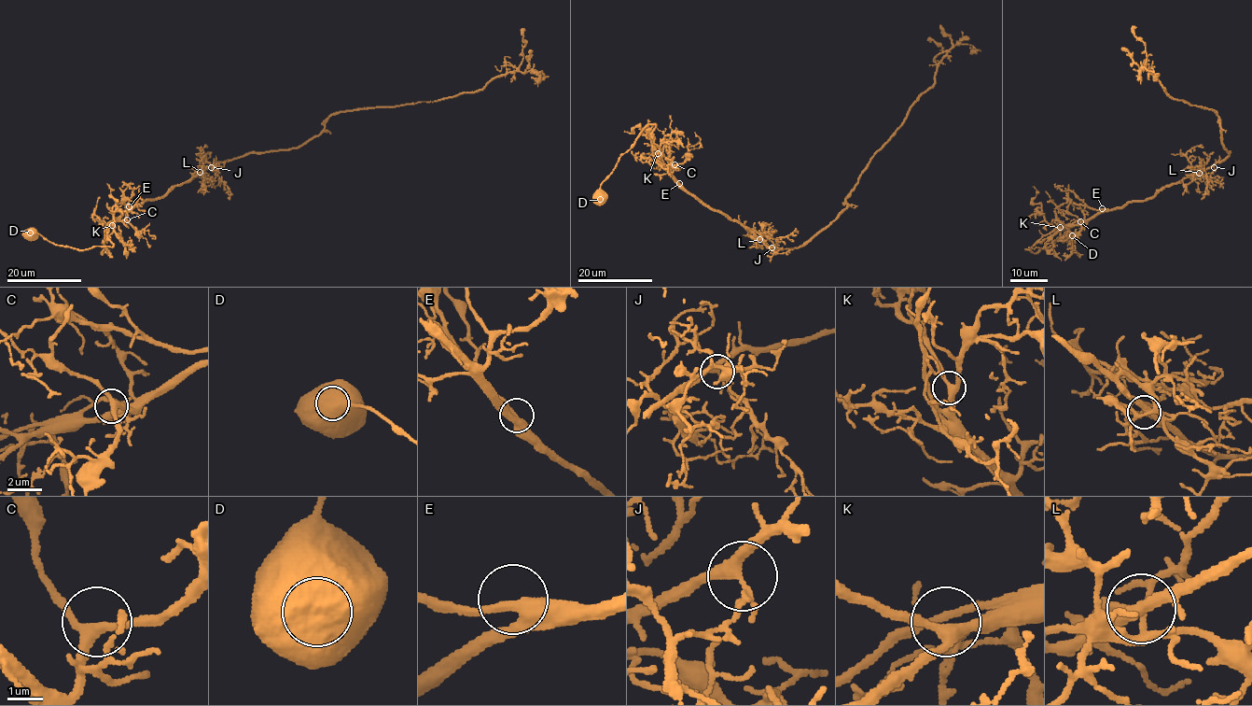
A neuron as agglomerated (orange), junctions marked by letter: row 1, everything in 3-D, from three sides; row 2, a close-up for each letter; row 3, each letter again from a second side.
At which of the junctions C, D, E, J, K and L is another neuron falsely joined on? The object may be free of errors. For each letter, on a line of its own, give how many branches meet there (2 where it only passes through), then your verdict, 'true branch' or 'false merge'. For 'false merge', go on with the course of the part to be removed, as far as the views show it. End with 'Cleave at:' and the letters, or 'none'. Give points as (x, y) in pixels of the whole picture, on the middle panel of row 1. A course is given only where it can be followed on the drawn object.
C: 3 branches meet; true branch
D: 1 branches meet; true branch
E: 3 branches meet; true branch
J: 4 branches meet; true branch
K: 3 branches meet; true branch
L: 2 branches meet; true branch
Cleave at: none

